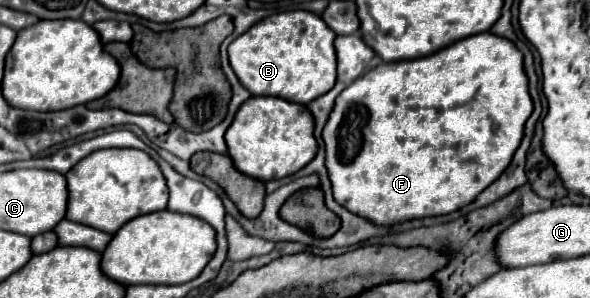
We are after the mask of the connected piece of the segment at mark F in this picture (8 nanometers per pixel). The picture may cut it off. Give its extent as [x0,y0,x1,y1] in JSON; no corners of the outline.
[322,32,532,224]

